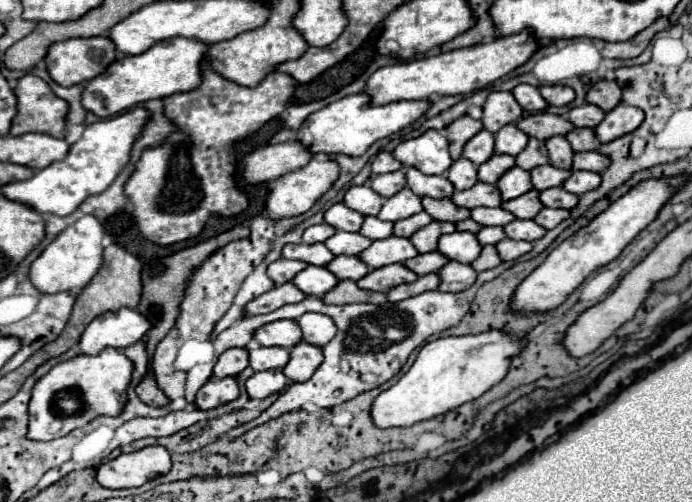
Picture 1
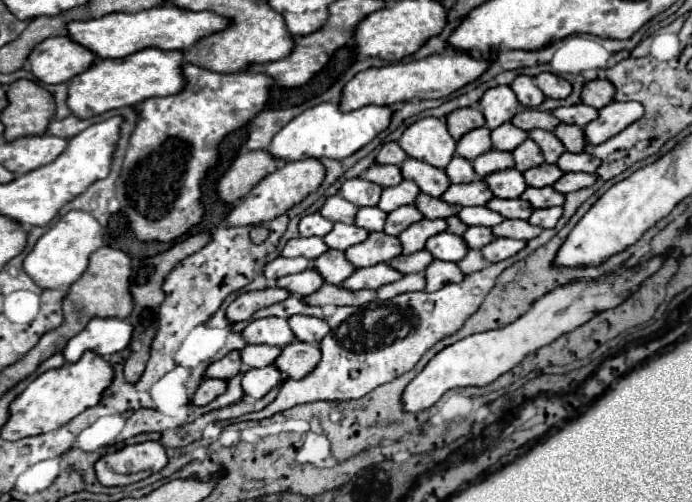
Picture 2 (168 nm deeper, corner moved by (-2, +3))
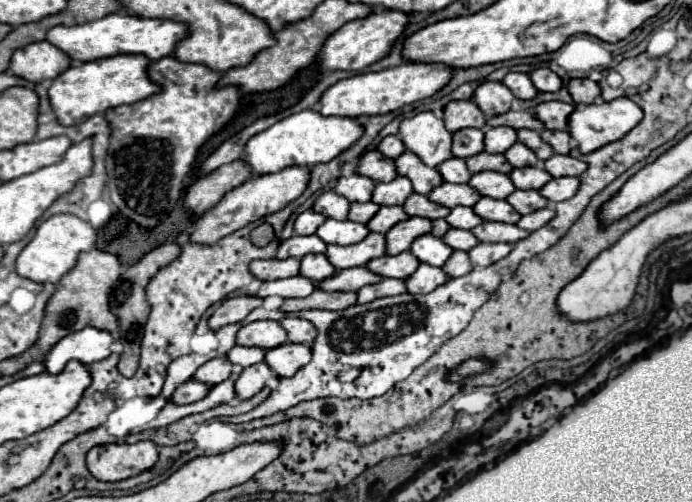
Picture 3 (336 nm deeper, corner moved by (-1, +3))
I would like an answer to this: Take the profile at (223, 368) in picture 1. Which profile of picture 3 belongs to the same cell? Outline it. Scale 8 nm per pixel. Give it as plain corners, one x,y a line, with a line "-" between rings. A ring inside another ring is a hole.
216,357
216,359
210,359
208,363
204,363
196,373
194,373
194,379
212,387
212,385
218,385
222,383
224,379
228,379
232,373
232,365
230,361
226,361
226,357

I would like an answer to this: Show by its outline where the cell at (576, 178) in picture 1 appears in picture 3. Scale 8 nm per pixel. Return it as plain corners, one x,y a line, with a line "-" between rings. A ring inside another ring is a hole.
560,177
560,179
548,181
538,193
550,203
560,203
570,199
578,191
578,187
580,187
580,181
576,177

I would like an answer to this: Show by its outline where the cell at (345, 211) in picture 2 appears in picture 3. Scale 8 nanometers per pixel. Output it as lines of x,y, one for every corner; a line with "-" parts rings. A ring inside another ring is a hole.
330,189
330,191
322,193
322,195
316,199
316,203
314,203
312,209
314,209
316,213
326,215
326,217
332,217
332,219
344,221
344,219
348,217
350,203
348,203
342,195
338,195
338,193
334,193
334,191

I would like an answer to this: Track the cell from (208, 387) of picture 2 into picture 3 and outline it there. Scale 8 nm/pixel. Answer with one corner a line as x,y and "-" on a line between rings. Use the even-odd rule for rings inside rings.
188,379
186,383
182,383
174,393
172,393
172,403
194,403
194,401
200,401
202,397
206,397
208,393
208,385
196,381
196,379

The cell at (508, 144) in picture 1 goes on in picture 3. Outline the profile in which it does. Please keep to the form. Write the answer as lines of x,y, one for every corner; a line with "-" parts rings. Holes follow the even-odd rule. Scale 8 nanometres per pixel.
494,127
484,133
484,151
488,153
504,153
514,143
516,143
516,129
512,127

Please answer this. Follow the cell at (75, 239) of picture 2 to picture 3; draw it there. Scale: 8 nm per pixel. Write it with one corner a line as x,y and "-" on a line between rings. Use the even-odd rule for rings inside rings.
54,215
36,227
34,237
16,259
16,273
36,283
58,283
62,275
74,267
78,253
92,249
94,243
96,229
90,223
78,219
76,215

